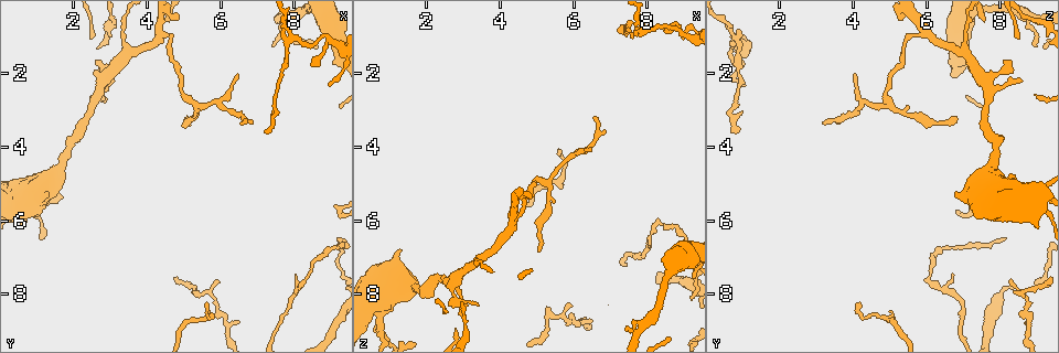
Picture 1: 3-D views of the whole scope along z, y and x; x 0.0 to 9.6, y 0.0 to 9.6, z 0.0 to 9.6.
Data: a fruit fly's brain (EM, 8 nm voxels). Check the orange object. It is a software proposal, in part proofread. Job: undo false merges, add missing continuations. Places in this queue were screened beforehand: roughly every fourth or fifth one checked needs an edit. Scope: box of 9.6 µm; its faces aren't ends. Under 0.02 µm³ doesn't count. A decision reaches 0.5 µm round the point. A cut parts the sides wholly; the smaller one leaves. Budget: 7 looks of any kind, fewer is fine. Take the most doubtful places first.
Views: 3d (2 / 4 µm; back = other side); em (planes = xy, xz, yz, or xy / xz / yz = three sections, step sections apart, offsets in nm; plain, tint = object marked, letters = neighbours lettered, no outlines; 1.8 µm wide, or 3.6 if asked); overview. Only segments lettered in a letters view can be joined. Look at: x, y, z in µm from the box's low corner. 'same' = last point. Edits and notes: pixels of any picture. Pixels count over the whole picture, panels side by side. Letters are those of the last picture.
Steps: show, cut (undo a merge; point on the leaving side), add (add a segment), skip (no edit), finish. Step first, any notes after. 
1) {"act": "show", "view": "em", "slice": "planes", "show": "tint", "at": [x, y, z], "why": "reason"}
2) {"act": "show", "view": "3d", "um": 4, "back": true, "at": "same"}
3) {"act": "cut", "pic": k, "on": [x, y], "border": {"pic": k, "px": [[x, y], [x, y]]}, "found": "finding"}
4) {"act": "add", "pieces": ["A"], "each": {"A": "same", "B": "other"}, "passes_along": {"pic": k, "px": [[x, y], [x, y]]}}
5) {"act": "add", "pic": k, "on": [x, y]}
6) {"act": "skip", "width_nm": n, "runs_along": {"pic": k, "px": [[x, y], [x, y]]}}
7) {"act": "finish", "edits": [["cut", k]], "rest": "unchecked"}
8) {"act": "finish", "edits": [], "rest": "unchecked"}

{"act": "show", "view": "3d", "um": 2, "at": [8.40, 1.80, 0.80], "why": "an open end"}

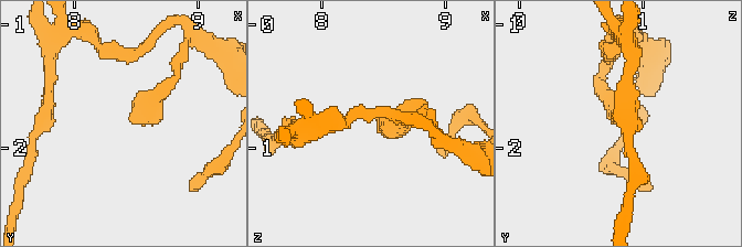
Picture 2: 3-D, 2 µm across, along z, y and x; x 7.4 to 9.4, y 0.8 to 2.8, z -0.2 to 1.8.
{"act": "show", "view": "em", "slice": "yz", "step": 4, "show": "letters", "at": [8.46, 1.80, 0.76]}

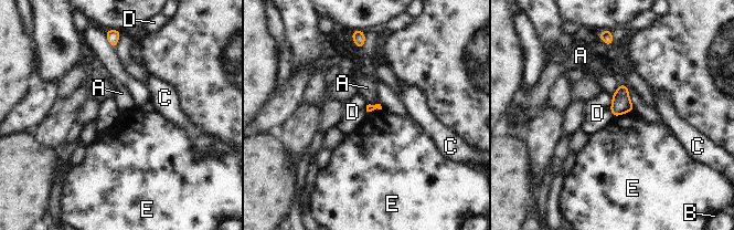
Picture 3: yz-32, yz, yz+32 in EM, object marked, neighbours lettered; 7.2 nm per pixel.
{"act": "skip", "each": {"A": "other", "B": "other", "C": "other", "D": "other", "E": "other"}, "border": {"pic": 3, "px": [[633, 110], [613, 116]]}, "found": "no lettered segment goes on from it"}

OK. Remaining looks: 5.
{"act": "show", "view": "em", "slice": "planes", "show": "letters", "at": [5.95, 7.55, 8.30], "why": "an open end"}

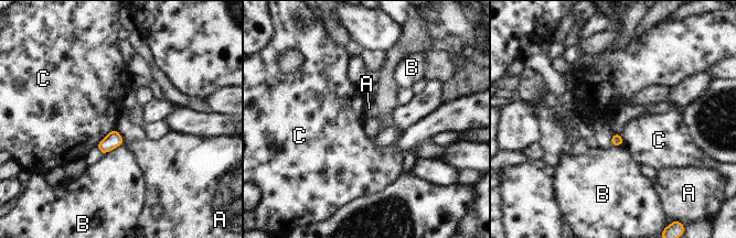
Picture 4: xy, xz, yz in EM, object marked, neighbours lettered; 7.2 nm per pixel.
{"act": "skip", "width_nm": 80, "each": {"A": "other", "B": "other", "C": "other"}, "border": {"pic": 4, "px": [[115, 128], [96, 145]]}, "found": "none of them fits"}

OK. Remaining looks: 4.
{"act": "show", "view": "3d", "um": 4, "at": [6.40, 2.10, 4.10], "why": "an open end"}

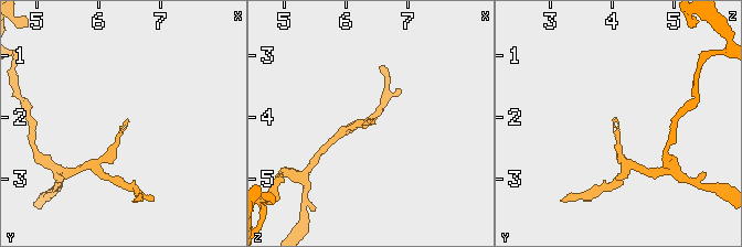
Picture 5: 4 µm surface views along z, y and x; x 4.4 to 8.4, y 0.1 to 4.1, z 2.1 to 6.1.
{"act": "show", "view": "em", "slice": "planes", "show": "letters", "at": [6.45, 2.00, 4.10], "why": "now the EM"}

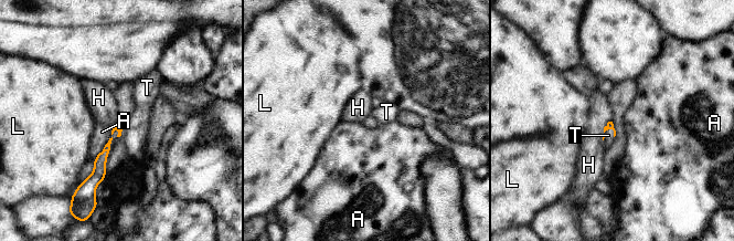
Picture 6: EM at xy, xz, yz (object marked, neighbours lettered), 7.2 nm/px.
{"act": "add", "pieces": ["T"], "each": {"A": "other", "H": "other", "L": "other", "T": "same"}, "passes_along": {"pic": 6, "px": [[609, 125], [612, 128], [608, 135]]}, "found": "the neuron continues"}

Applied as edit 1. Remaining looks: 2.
{"act": "finish", "edits": [["add", 6]], "rest": "unchecked"}

